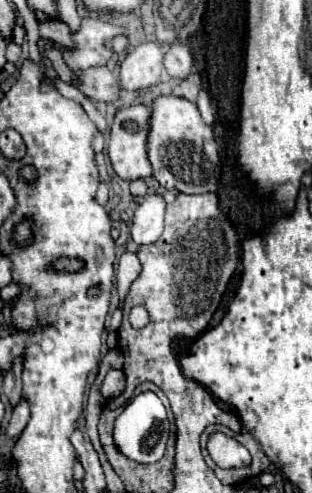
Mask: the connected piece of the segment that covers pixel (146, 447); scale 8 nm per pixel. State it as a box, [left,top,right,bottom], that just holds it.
[112,392,170,464]

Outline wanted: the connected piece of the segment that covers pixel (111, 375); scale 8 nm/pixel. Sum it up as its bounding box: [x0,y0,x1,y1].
[100,370,126,400]

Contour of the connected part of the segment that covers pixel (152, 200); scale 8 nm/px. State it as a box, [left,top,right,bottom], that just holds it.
[132,194,166,246]

